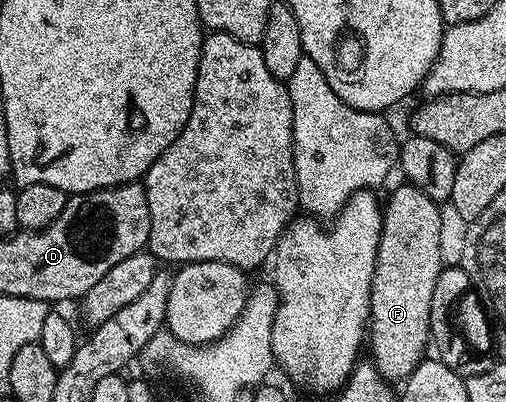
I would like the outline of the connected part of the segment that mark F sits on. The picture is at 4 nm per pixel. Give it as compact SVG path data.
M402 185L392 193L388 199L385 199L383 207L383 232L381 233L381 241L377 249L377 265L373 269L373 281L371 282L371 318L369 320L369 347L371 343L370 362L375 364L375 368L379 370L379 376L388 381L405 381L413 373L413 369L417 369L417 365L422 363L425 358L425 352L428 350L429 340L431 338L431 330L429 329L429 309L433 309L433 289L437 285L437 277L445 266L443 260L443 215L439 212L440 204L436 200L429 198L421 189L410 185Z

